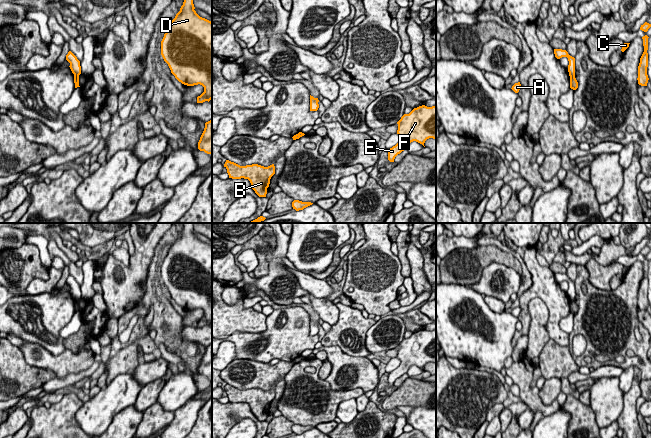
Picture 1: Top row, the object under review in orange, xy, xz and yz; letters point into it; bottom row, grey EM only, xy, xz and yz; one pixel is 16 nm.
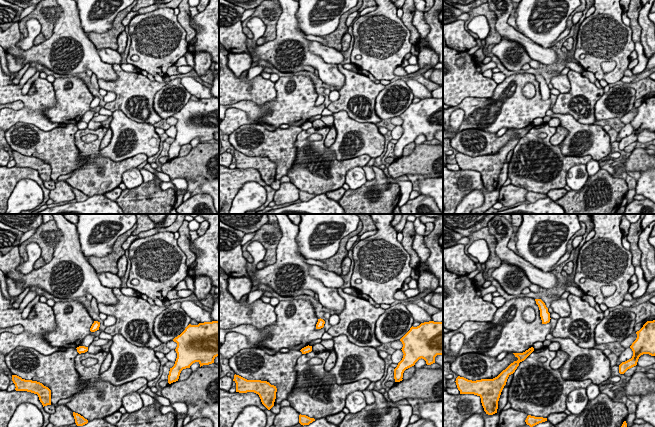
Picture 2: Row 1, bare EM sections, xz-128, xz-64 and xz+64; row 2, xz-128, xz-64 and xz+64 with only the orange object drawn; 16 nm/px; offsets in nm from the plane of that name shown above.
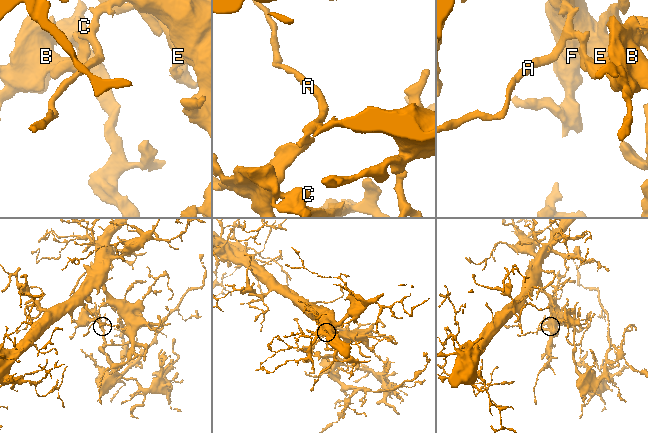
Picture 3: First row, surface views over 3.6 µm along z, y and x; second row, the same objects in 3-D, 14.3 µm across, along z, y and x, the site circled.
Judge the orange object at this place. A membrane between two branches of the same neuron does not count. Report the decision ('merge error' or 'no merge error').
merge error

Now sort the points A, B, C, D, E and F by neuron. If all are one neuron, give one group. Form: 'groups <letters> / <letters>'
groups A D E F / B C

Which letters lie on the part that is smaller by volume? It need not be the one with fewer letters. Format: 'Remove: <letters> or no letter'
Remove: B, C

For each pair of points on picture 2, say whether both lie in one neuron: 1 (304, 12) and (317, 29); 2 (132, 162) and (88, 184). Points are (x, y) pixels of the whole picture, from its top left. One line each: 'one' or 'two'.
1: one
2: one

